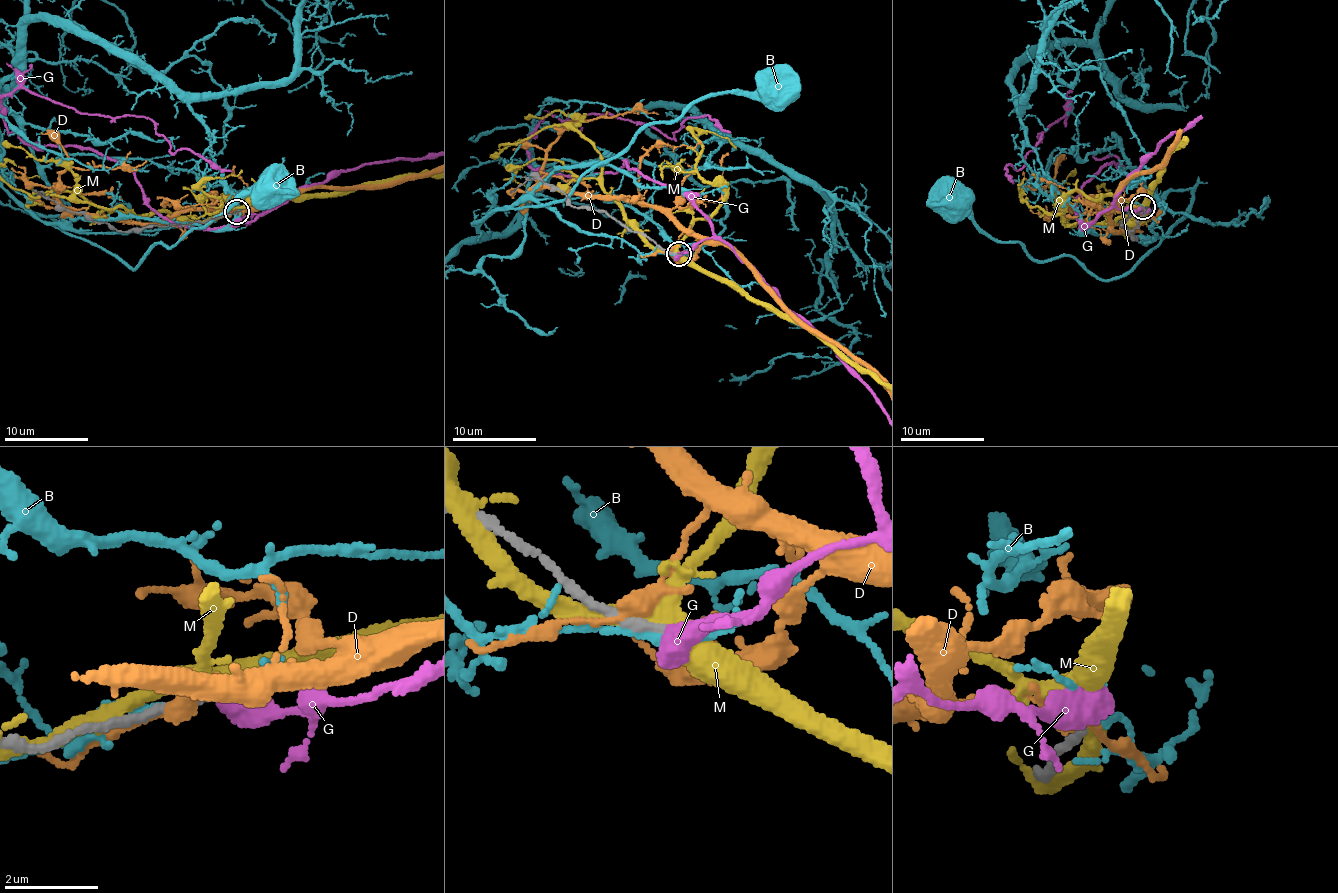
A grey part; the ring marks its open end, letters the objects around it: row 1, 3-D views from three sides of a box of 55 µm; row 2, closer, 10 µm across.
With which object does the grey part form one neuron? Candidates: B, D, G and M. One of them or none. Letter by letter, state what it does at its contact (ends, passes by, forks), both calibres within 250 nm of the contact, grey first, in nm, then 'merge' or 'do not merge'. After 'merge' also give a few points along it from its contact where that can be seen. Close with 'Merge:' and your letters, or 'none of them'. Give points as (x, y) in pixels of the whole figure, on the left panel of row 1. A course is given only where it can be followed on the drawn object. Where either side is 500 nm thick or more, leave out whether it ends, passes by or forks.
B: it passes by; calibres 240 and 160 nm; do not merge
D: it forks; calibres 180 and 240 nm; do not merge
G: calibres 180 and 650 nm; do not merge
M: it forks; calibres 260 and 440 nm; do not merge
Merge: none of them

